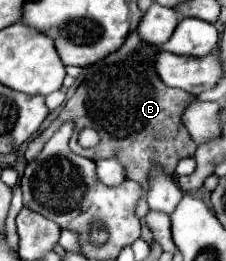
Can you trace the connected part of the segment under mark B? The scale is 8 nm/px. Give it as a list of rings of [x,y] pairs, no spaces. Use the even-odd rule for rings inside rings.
[[[132,32],[116,52],[92,64],[84,80],[76,88],[74,96],[62,106],[60,114],[50,122],[48,128],[44,128],[38,136],[34,136],[28,142],[28,148],[24,152],[26,160],[32,162],[40,154],[44,144],[50,140],[50,136],[60,128],[60,124],[72,120],[76,124],[70,140],[72,152],[78,152],[78,156],[84,156],[88,160],[116,158],[124,166],[126,178],[138,182],[142,188],[140,200],[136,204],[136,216],[144,218],[150,210],[146,202],[146,192],[148,170],[152,162],[160,162],[168,174],[174,174],[178,160],[192,156],[196,150],[196,144],[192,142],[188,130],[184,130],[184,124],[180,122],[184,106],[194,96],[178,88],[168,88],[164,86],[164,82],[160,82],[160,78],[156,78],[156,72],[152,70],[152,58],[156,56],[156,52],[158,48],[140,42],[138,32]],[[82,128],[94,128],[100,134],[98,146],[82,148],[78,144],[78,132]]]

